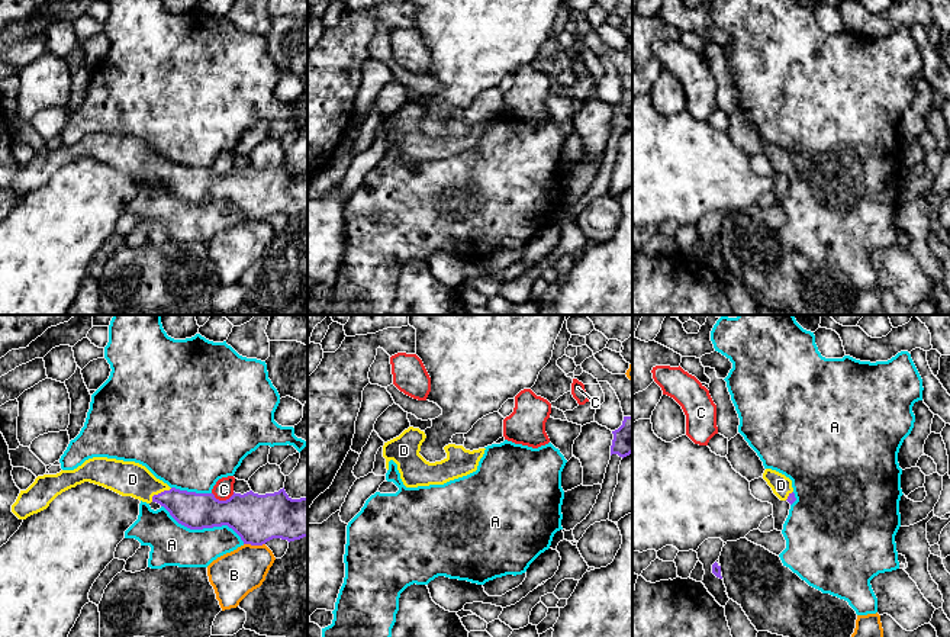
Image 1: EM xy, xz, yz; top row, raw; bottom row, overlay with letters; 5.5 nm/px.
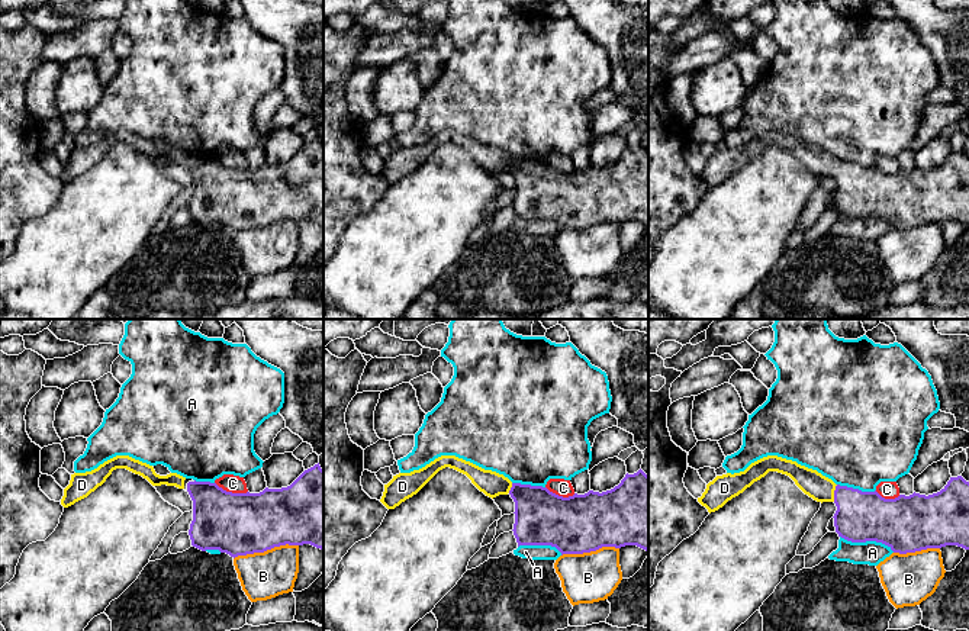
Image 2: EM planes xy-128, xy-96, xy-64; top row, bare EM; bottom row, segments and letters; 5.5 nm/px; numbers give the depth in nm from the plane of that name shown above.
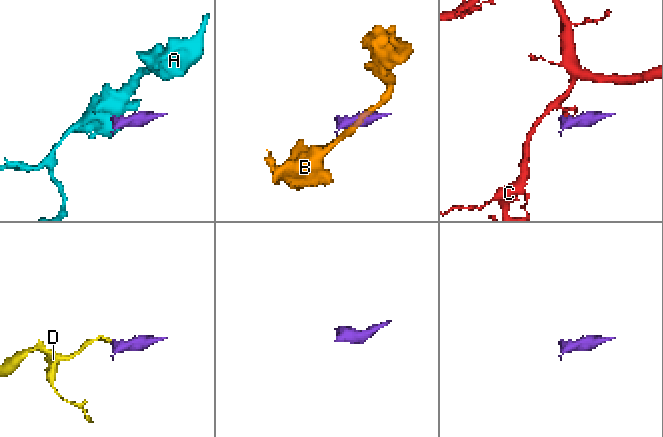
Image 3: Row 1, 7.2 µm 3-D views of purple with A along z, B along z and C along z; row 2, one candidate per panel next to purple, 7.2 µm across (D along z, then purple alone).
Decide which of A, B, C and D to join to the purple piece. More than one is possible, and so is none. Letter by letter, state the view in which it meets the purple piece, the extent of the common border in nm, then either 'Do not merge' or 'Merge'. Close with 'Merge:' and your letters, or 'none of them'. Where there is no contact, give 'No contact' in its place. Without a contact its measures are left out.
A: Touches purple in xy. Shared border 500 nm. Do not merge
B: Touches purple in xy. Shared border 120 nm. Do not merge
C: Touches purple in xy. Shared border 130 nm. Do not merge
D: Touches purple in xy. Shared border 140 nm. Merge
Merge: D

